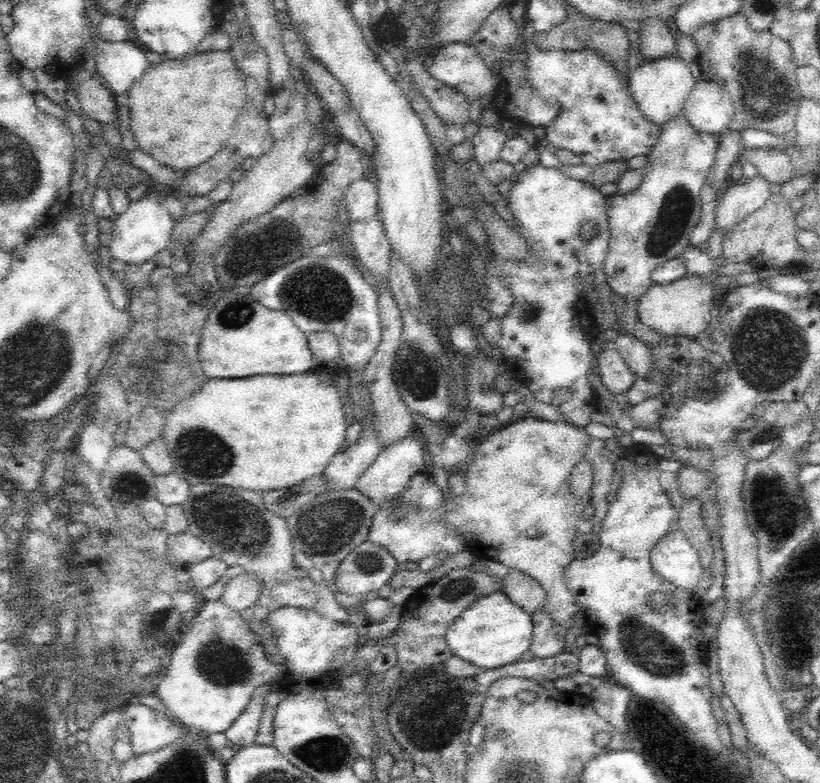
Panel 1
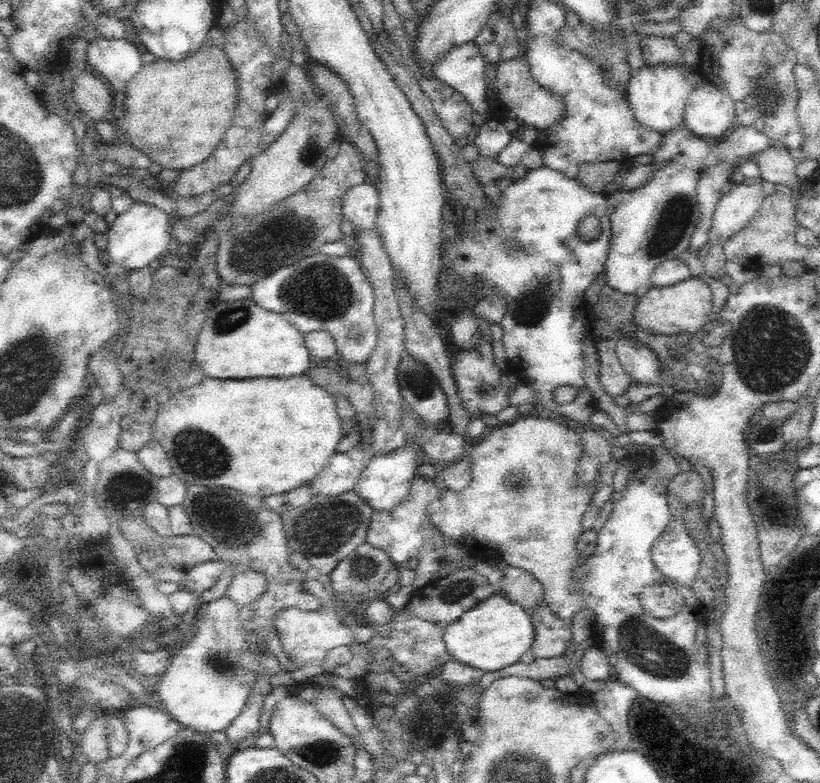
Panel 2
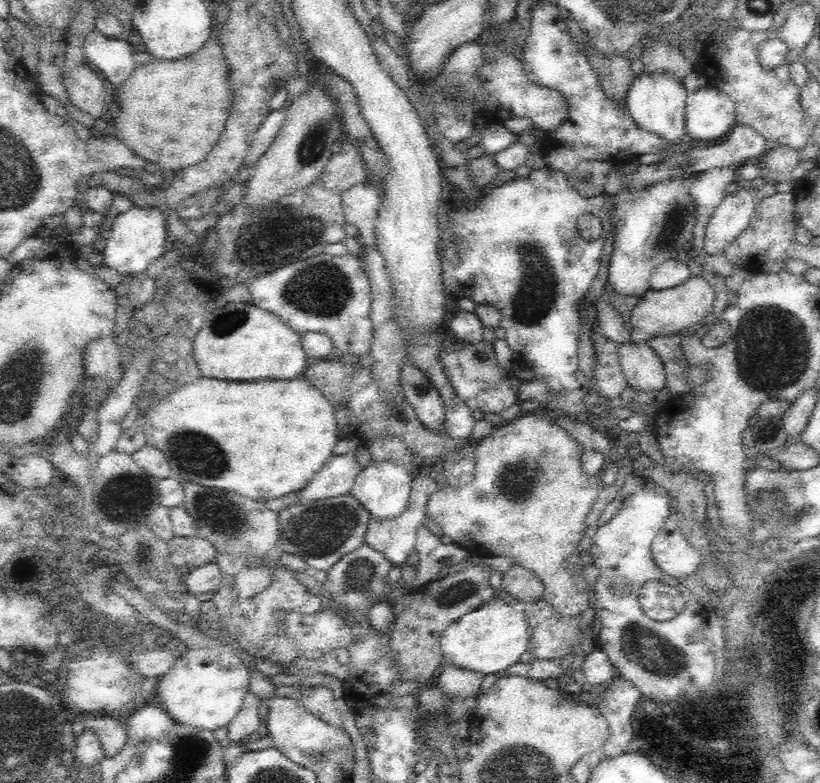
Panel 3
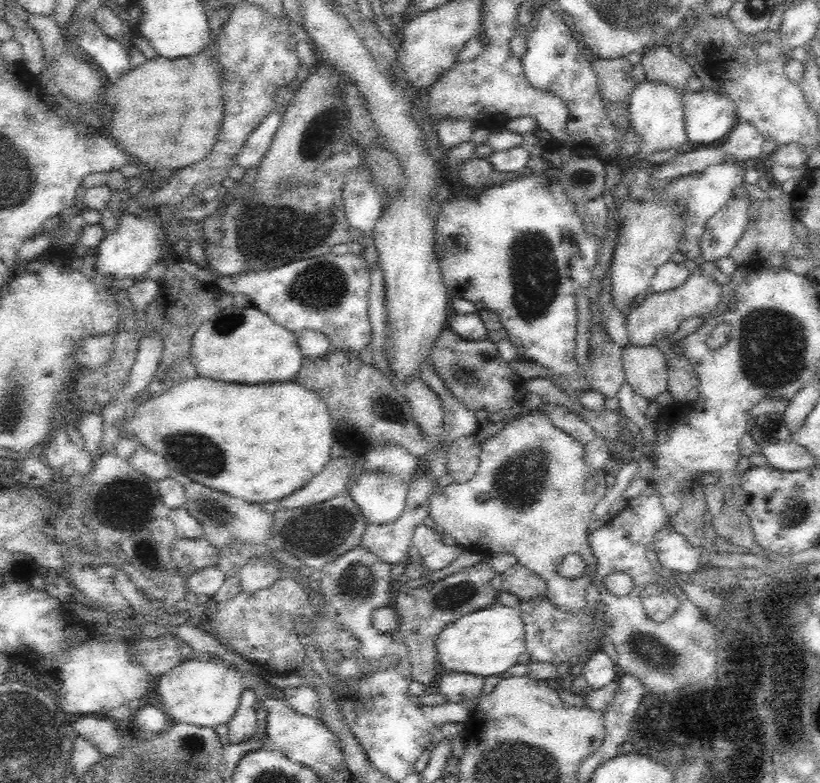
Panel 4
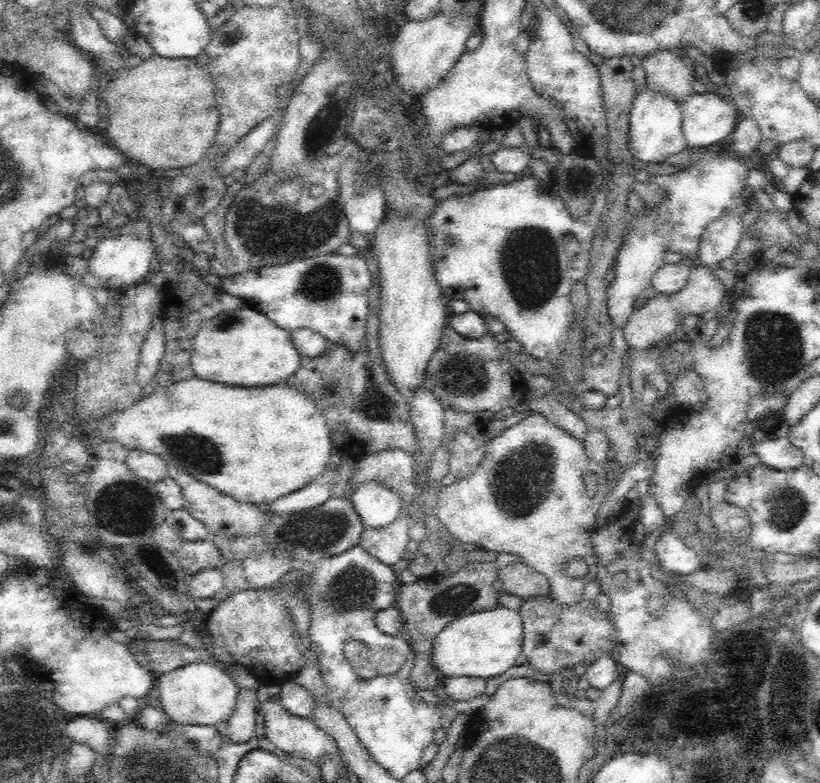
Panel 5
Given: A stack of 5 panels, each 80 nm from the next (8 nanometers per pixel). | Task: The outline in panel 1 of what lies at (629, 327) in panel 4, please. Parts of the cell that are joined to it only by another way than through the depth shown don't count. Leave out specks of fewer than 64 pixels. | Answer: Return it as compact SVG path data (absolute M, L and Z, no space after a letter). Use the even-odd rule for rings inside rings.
M684 275L682 279L671 283L656 284L651 287L636 302L636 313L642 324L664 337L686 336L699 340L705 337L704 330L710 324L710 309L713 307L713 278Z

